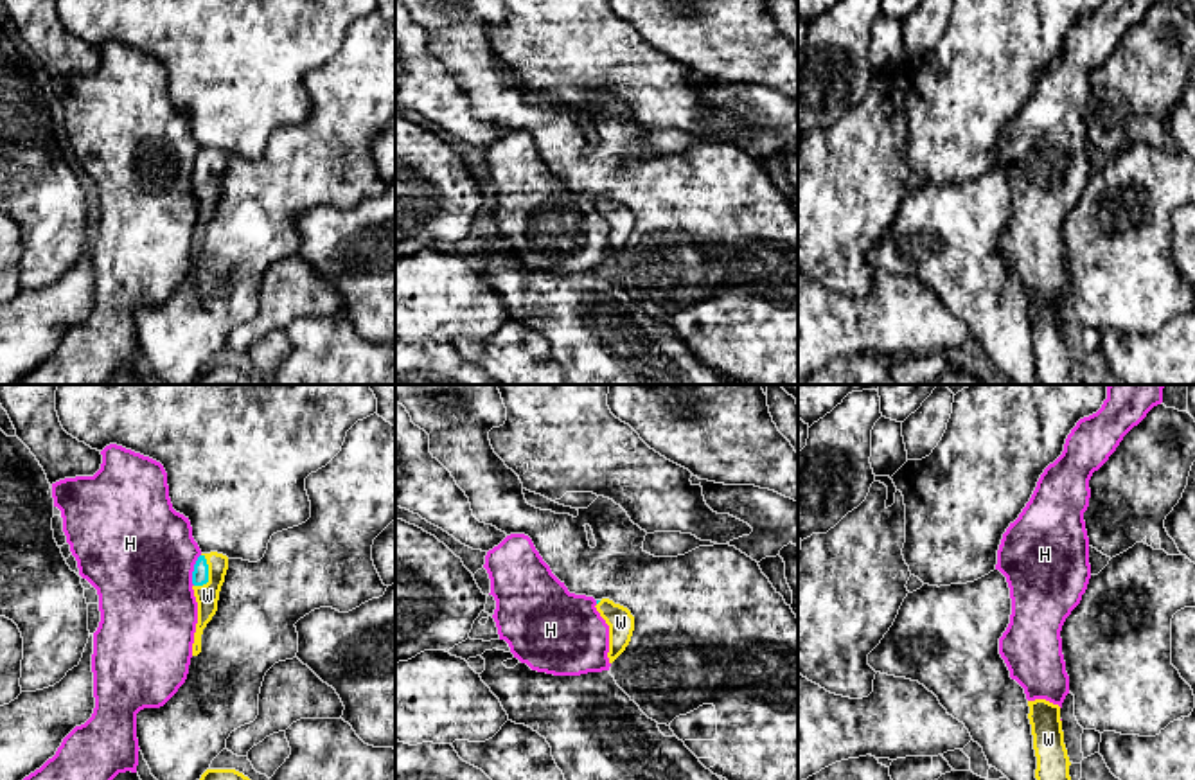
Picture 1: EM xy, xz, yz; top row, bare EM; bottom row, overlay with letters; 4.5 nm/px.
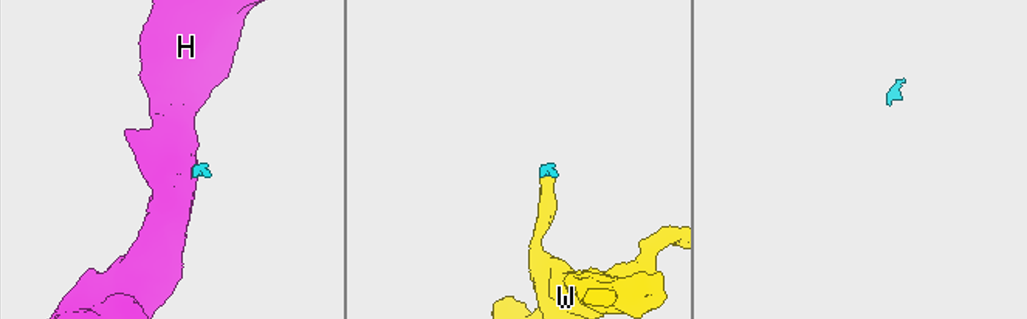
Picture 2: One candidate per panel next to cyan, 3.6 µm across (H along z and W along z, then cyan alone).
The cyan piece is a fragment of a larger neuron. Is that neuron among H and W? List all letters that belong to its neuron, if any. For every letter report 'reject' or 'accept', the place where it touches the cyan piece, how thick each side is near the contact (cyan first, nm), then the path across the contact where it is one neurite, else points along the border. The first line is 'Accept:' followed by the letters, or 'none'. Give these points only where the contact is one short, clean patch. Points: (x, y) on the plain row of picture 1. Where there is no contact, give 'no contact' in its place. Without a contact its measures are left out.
Accept: W
H: reject; contact xy (194, 168); calibres 80 and 480 nm; border xy (200, 151), (193, 169), (193, 182)
W: accept; contact xy (207, 171); calibres 80 and 110 nm; way xy (200, 173), (207, 171), (207, 193)

